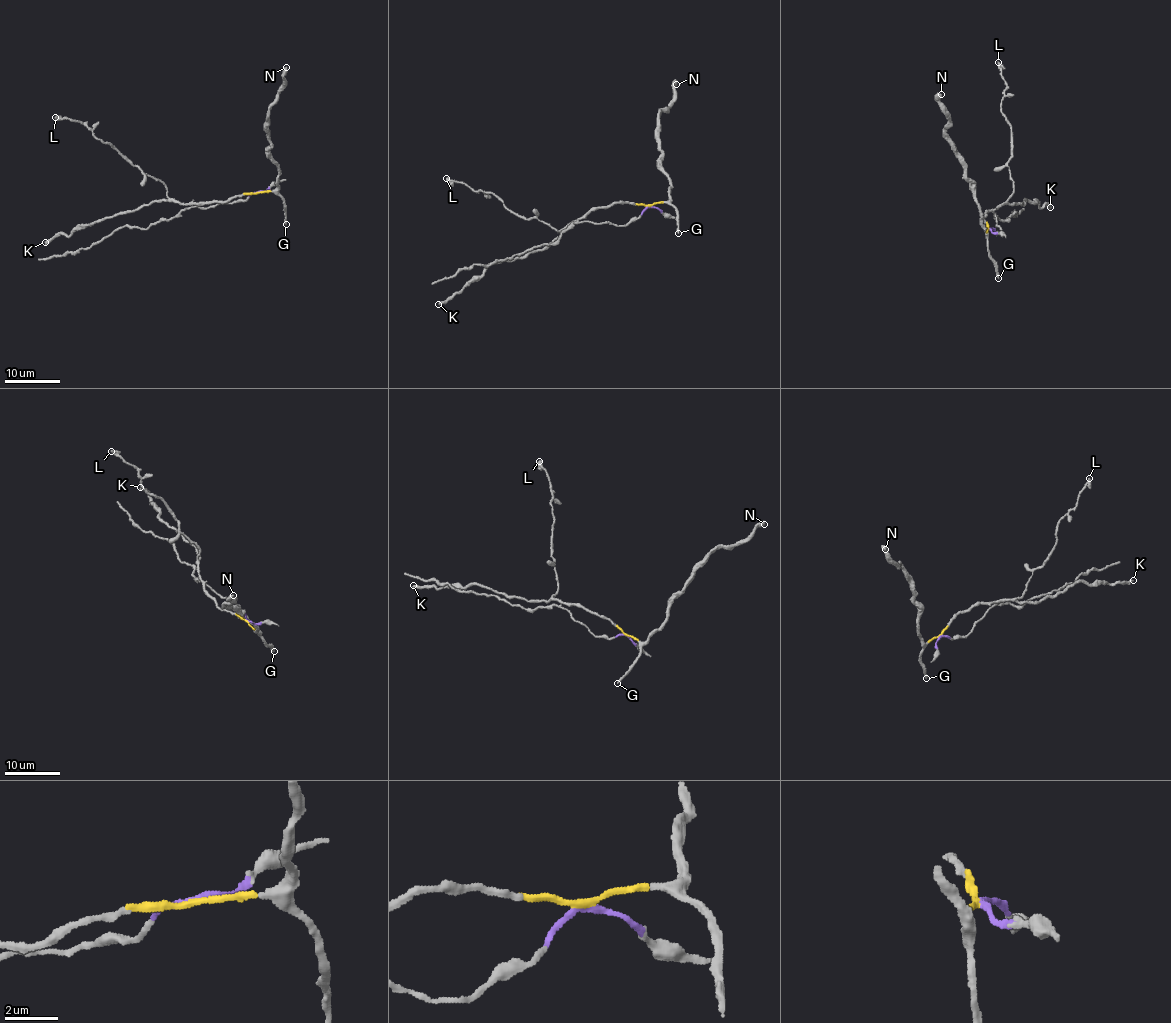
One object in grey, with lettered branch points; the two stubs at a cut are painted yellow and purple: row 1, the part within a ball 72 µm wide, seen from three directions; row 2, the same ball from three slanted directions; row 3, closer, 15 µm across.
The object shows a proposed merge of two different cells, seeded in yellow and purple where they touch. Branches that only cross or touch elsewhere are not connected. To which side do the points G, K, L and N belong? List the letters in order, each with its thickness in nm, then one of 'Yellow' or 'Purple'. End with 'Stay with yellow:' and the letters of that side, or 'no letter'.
G: Thickness 260 nm. Yellow
K: Thickness 320 nm. Yellow
L: Thickness 440 nm. Yellow
N: Thickness 480 nm. Yellow
Stay with yellow: G, K, L, N

